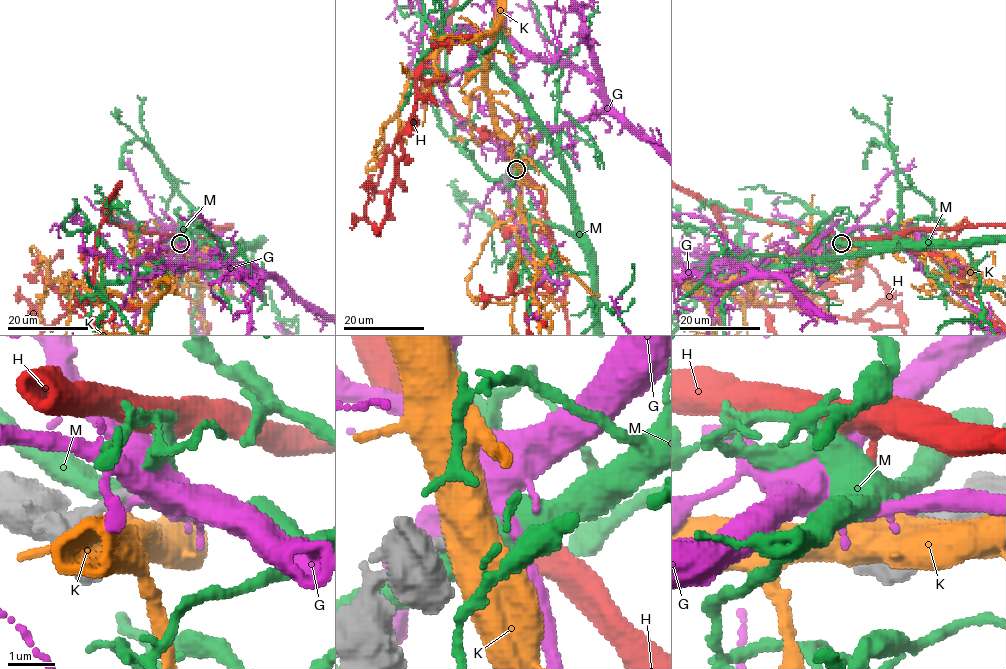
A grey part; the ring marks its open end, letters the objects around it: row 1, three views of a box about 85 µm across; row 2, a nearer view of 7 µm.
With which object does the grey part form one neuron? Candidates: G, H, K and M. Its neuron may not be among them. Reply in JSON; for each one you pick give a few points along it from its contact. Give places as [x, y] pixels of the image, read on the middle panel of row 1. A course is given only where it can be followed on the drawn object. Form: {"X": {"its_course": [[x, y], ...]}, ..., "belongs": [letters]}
{"belongs": ["H"]}

